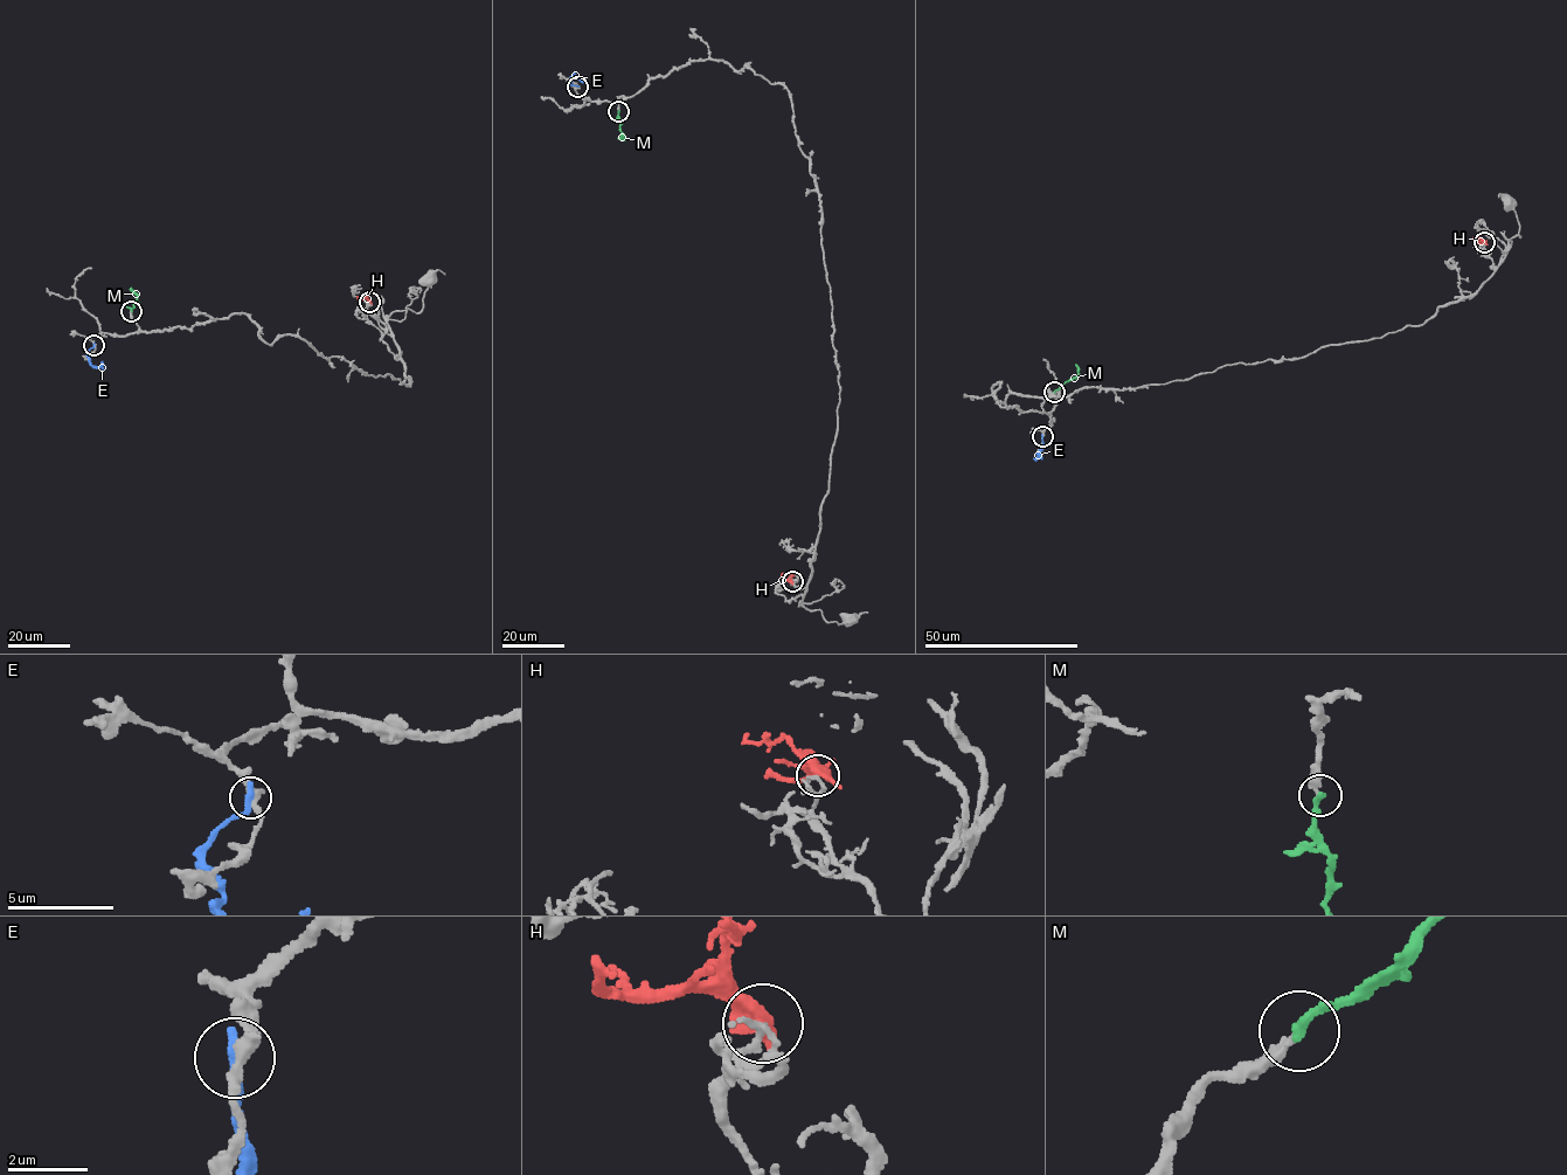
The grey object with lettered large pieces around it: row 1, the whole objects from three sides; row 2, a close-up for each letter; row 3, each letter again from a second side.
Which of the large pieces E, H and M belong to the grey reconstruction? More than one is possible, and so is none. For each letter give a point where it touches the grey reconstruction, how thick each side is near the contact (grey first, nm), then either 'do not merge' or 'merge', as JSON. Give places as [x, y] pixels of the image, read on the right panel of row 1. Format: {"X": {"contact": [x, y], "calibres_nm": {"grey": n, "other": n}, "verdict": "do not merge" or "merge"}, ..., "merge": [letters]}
{"E": {"contact": [1042, 436], "calibres_nm": {"grey": 320, "other": 320}, "verdict": "do not merge"}, "H": {"contact": [1484, 242], "calibres_nm": {"grey": 200, "other": 400}, "verdict": "do not merge"}, "M": {"contact": [1054, 392], "calibres_nm": {"grey": 280, "other": 280}, "verdict": "merge"}, "merge": ["M"]}

